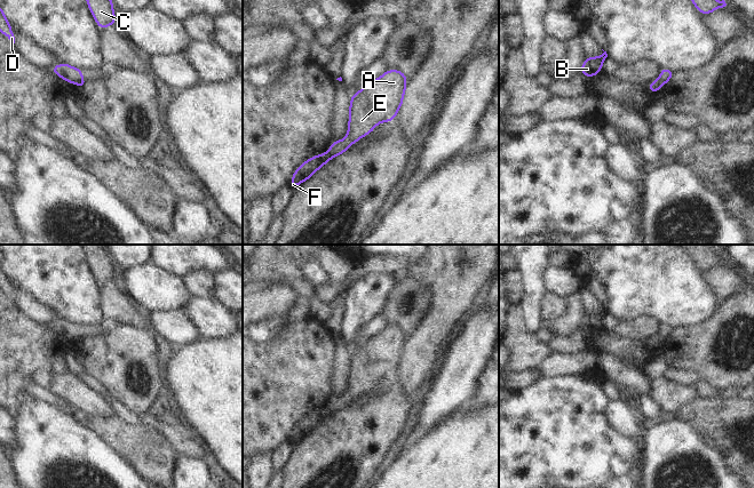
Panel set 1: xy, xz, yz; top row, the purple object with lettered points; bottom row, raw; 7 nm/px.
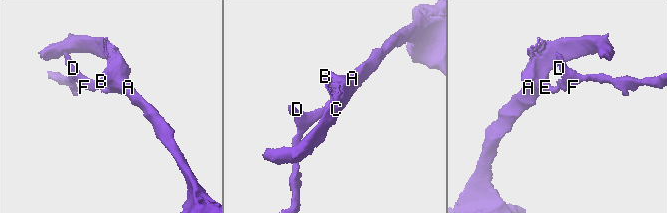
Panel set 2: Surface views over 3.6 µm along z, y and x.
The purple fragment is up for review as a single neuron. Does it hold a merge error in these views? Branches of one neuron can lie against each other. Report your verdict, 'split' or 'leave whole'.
split

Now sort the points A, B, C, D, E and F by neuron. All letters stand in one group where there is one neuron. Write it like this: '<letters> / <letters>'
A B C E / D F

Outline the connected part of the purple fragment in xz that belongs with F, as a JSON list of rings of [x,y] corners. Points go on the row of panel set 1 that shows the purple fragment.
[[[327,151],[323,154],[311,157],[310,159],[304,161],[299,168],[295,169],[294,175],[291,178],[289,187],[295,189],[302,182],[307,182],[317,170],[319,170],[331,159],[338,155],[339,154],[336,153]]]

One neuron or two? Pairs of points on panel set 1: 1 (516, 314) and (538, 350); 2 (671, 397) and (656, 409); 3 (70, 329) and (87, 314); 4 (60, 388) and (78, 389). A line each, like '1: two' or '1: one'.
1: one
2: two
3: two
4: one

